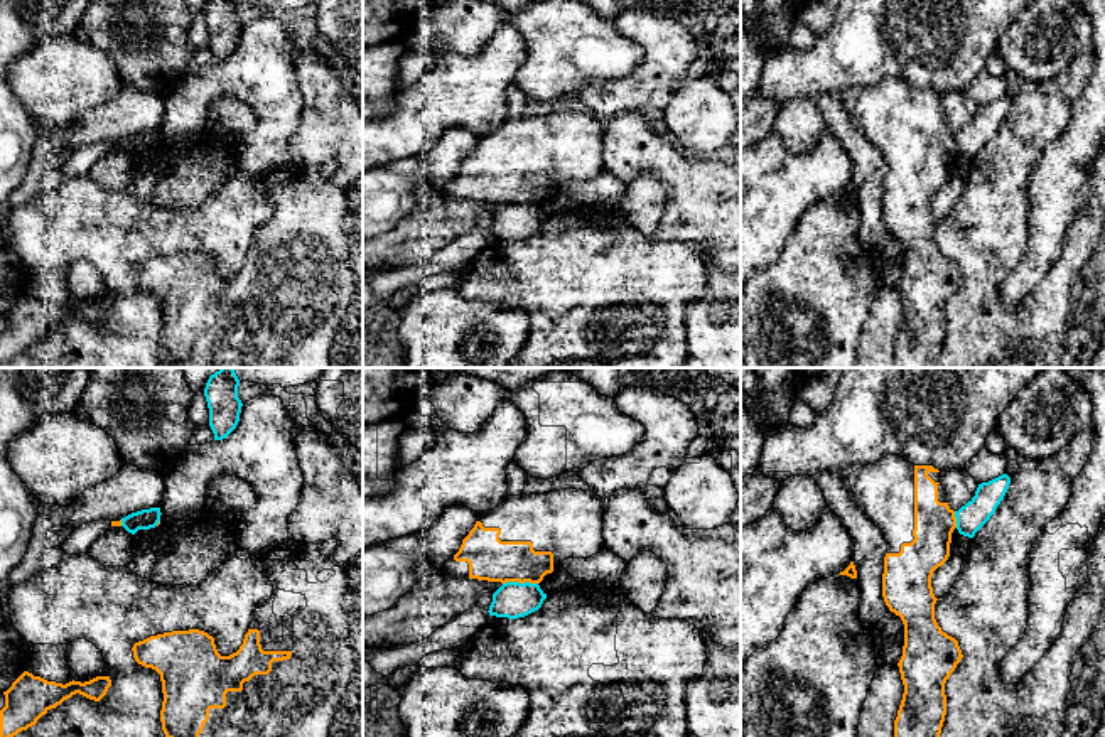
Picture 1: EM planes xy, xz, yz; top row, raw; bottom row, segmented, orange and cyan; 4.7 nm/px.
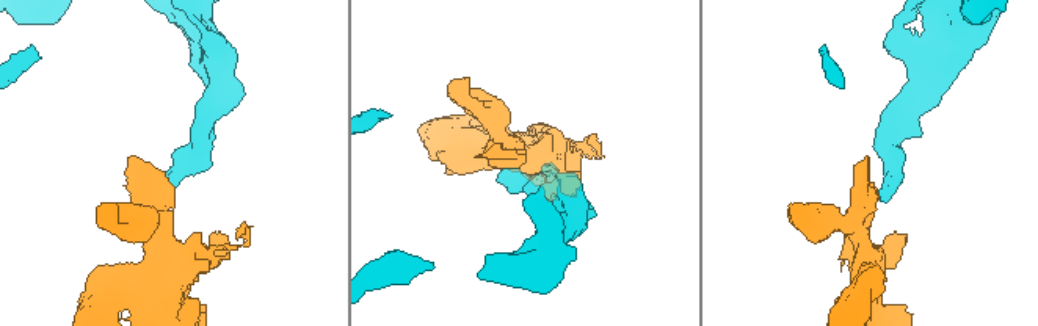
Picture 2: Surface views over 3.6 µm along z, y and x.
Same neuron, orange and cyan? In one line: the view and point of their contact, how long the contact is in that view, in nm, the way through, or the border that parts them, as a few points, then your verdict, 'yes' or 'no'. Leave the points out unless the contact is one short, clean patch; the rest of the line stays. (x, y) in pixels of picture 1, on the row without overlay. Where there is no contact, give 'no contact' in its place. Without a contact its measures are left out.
xz (520, 204) | 170 nm | no

